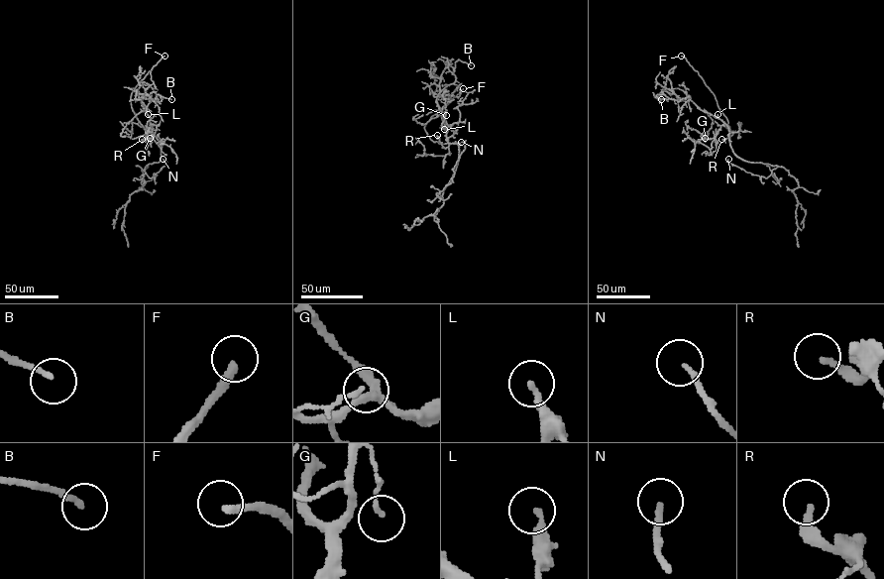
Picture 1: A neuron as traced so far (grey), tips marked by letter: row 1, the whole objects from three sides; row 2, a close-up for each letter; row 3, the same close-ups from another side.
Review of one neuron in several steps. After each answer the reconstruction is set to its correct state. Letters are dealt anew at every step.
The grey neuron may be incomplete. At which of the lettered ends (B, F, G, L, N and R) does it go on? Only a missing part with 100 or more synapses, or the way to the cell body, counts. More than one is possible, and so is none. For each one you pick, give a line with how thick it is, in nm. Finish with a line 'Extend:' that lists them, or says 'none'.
F: 260 nm
R: 180 nm
Extend: F, R

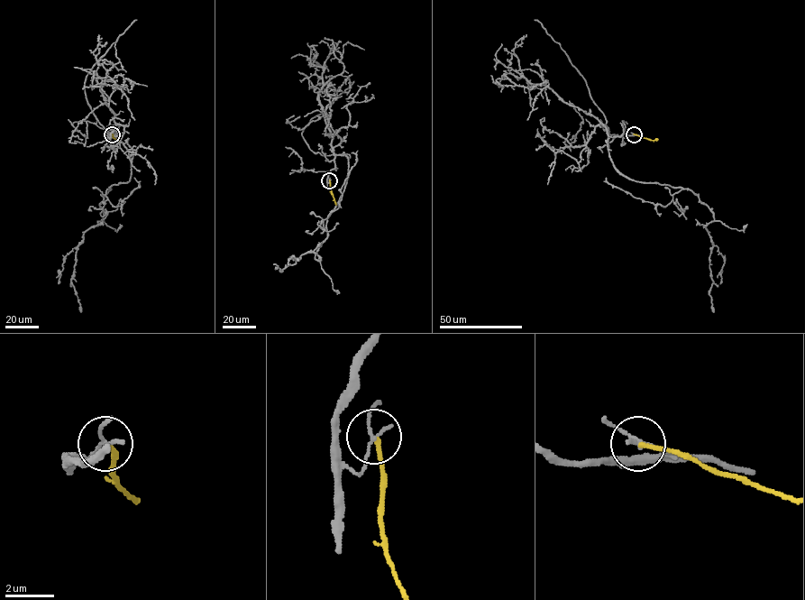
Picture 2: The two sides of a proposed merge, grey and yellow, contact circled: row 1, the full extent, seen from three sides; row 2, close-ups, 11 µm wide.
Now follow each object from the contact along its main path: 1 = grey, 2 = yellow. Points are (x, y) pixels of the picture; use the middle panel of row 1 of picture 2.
1: (329, 180), (334, 157), (345, 155), (344, 190), (327, 218), (321, 260), (306, 252), (288, 260), (298, 261)
2: (329, 180), (336, 205)

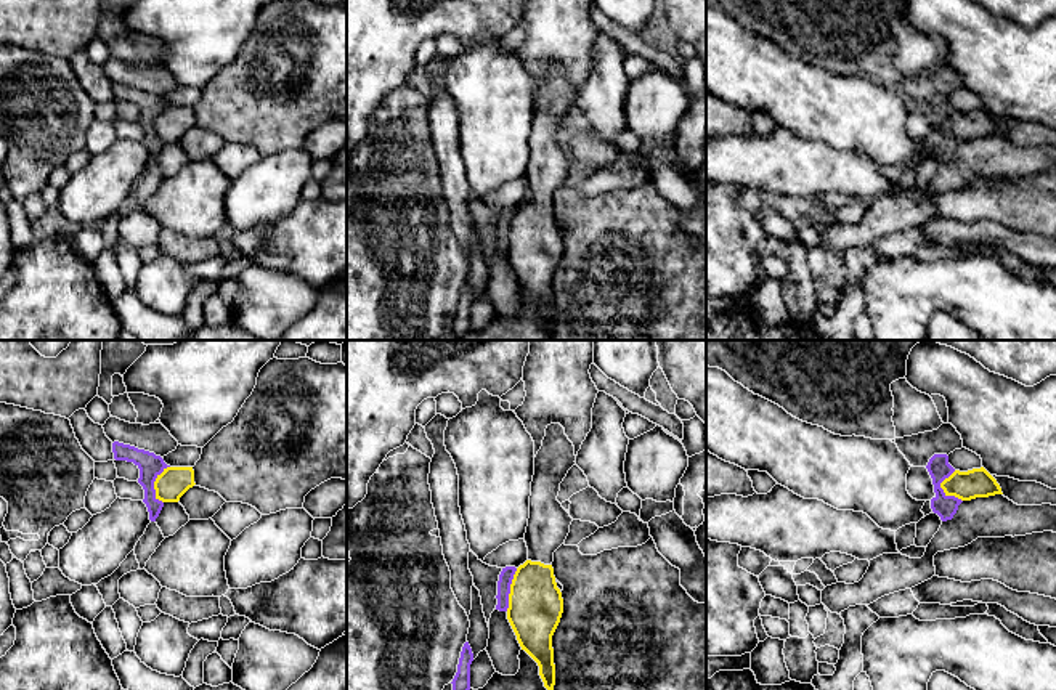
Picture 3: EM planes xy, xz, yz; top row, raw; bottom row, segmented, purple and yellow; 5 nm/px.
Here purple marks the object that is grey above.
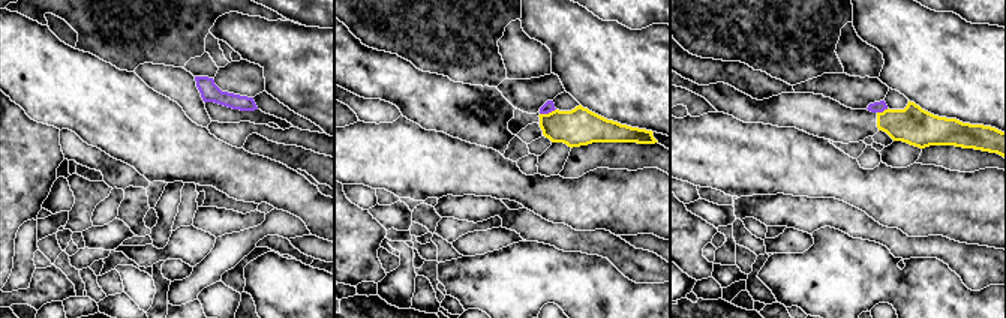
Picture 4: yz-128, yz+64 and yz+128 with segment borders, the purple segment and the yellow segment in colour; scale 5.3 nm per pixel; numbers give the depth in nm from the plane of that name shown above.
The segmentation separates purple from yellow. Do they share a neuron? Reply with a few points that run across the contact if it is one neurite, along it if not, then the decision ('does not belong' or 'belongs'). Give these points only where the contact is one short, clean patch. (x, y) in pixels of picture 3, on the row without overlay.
line xy (169, 106), (154, 122), (154, 135), (162, 143); does not belong

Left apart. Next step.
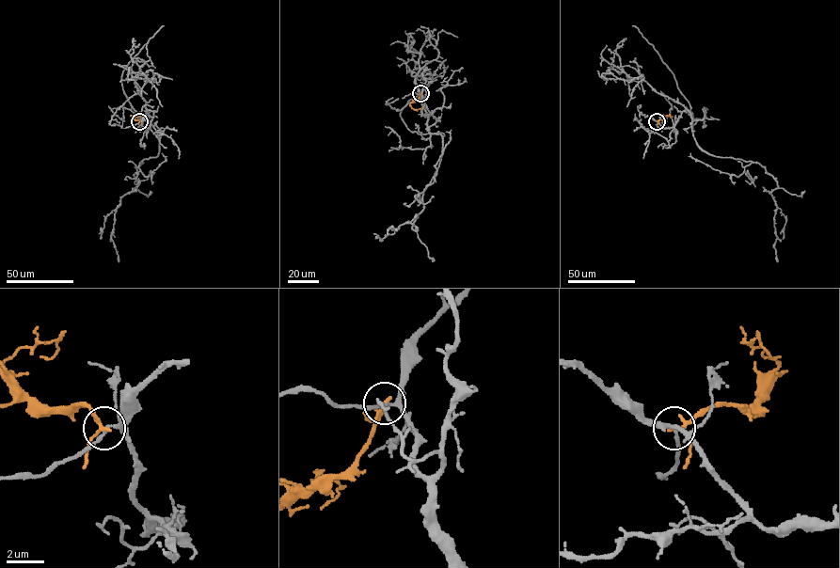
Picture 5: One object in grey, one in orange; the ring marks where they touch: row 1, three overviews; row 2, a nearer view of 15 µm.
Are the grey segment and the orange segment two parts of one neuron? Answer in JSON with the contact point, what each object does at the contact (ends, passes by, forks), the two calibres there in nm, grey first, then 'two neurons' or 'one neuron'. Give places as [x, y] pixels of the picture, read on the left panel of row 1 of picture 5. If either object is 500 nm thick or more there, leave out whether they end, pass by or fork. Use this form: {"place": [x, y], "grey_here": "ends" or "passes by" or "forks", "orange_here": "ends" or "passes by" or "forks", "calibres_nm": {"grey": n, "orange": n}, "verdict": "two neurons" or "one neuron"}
{"place": [139, 121], "grey_here": "forks", "orange_here": "passes by", "calibres_nm": {"grey": 160, "orange": 180}, "verdict": "two neurons"}

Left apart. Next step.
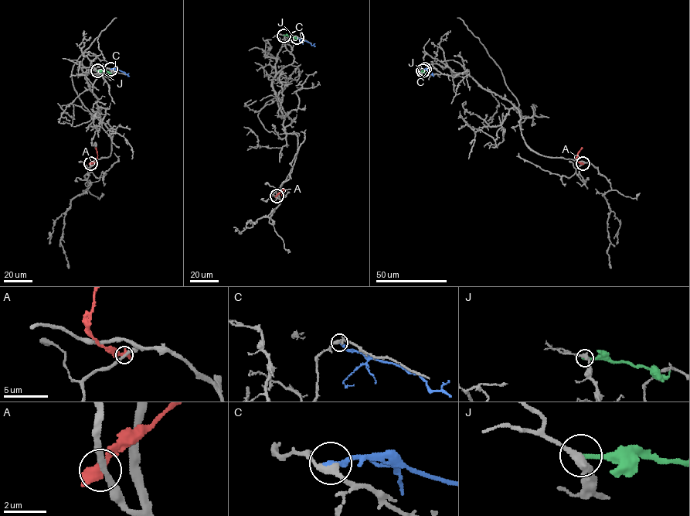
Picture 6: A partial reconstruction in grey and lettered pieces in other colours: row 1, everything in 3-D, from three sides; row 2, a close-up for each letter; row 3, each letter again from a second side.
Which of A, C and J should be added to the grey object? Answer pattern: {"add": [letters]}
{"add": []}

